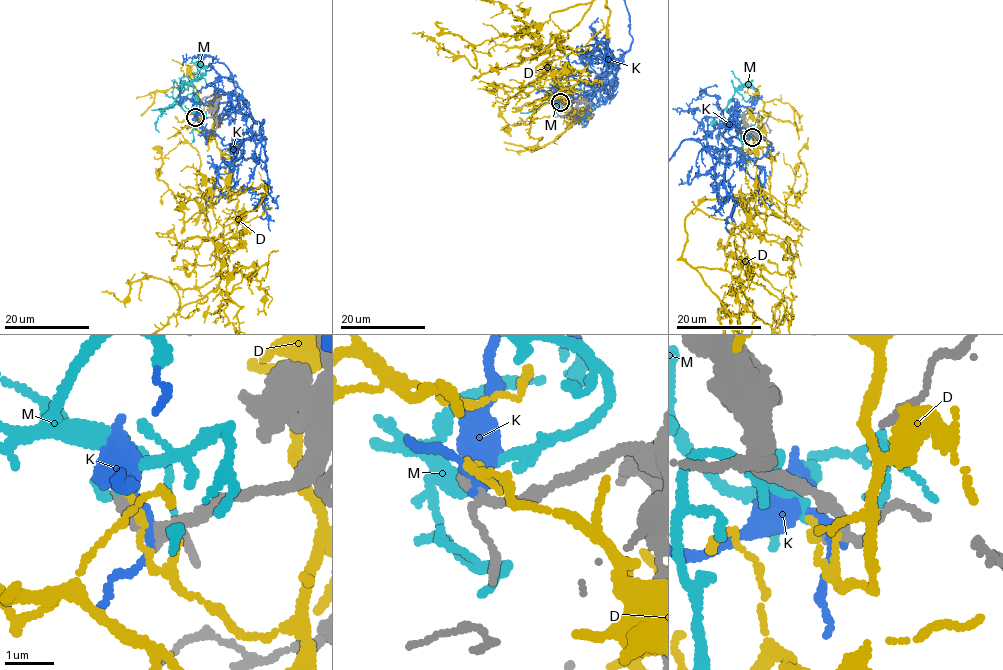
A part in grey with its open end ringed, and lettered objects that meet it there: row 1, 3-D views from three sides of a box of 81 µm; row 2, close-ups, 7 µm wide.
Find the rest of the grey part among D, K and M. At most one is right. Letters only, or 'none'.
M

